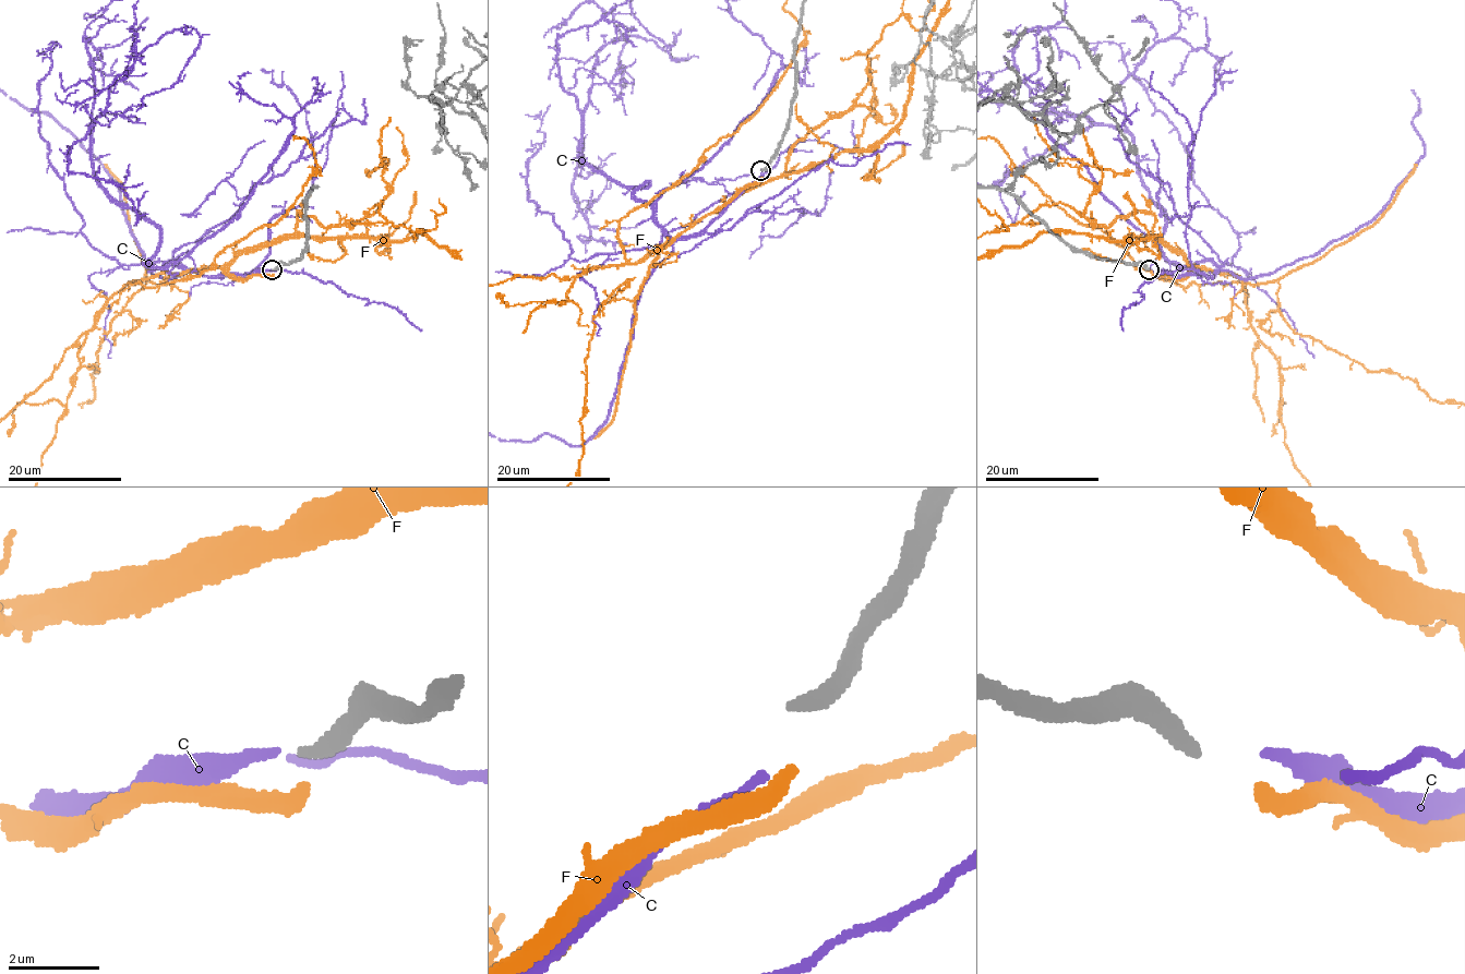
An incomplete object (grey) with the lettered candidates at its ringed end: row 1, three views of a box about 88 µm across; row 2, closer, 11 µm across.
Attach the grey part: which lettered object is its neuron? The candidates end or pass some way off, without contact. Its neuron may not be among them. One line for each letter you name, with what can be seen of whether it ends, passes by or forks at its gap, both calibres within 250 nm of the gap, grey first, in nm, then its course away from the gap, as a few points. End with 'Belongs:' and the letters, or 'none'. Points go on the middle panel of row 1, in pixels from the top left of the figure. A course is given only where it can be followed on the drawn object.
C: It ends there. Thickness 320 nm (grey) against 200 nm. Its course: (759, 179), (677, 239), (645, 284), (610, 416), (585, 442), (500, 441)
Belongs: C

